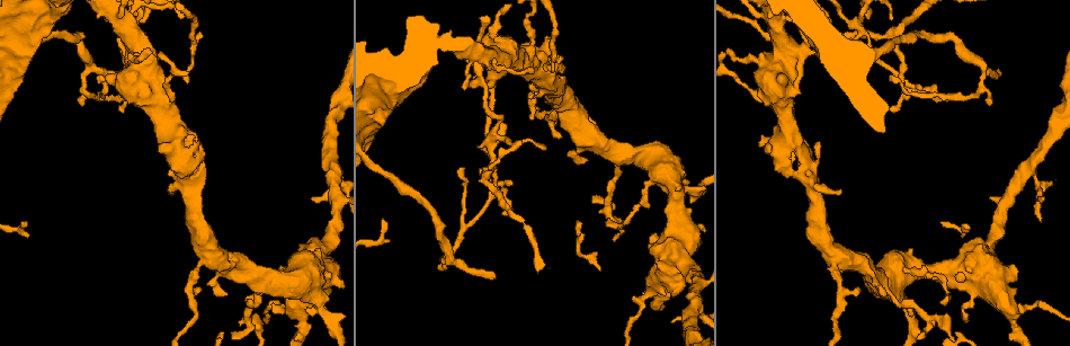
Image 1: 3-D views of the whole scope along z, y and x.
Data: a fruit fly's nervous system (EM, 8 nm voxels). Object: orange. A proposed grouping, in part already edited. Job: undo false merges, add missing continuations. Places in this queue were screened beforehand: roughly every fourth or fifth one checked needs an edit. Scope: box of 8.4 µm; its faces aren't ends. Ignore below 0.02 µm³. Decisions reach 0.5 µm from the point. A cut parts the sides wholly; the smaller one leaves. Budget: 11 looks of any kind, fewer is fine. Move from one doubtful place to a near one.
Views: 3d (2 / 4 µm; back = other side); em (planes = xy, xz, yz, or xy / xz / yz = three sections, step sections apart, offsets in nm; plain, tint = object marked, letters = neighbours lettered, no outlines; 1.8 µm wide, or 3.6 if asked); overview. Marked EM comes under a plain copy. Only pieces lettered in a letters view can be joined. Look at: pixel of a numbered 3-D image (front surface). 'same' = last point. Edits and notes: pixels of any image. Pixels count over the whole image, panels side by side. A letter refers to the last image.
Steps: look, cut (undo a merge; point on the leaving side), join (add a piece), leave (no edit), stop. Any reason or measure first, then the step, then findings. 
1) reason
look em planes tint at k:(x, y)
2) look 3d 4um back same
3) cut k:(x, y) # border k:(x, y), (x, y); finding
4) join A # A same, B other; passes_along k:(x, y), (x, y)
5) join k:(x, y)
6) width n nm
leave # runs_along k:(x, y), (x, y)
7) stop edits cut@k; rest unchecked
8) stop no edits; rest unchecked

a fork
look 3d 2um at 1:(859, 31)

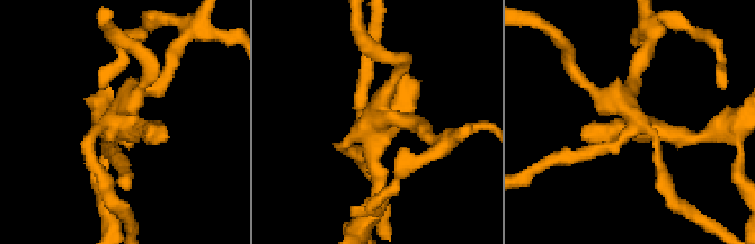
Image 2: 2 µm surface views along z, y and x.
look em 3.6um xz step 16 letters at 2:(632, 125)

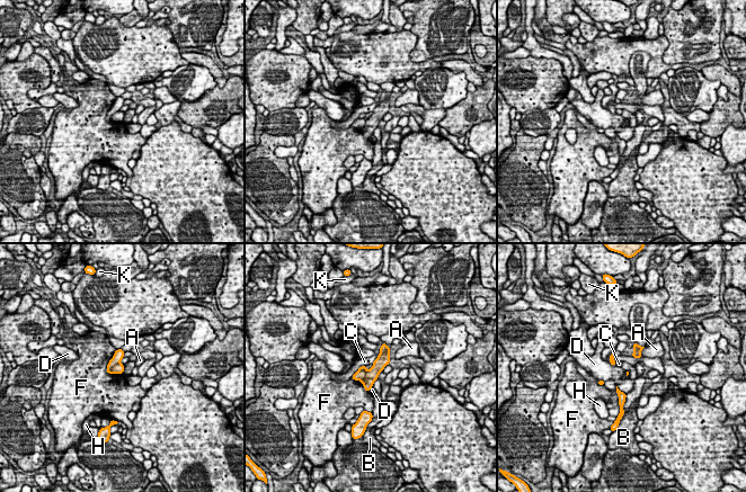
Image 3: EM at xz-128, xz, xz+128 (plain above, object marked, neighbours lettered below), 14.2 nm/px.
width 30 nm
cut 3:(118, 355) # A other, B other, C other, D other, F other, H other, K other; border 3:(118, 363), (109, 370); two neurons meet here

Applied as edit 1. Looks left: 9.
an open end
look em planes letters at 1:(762, 136)

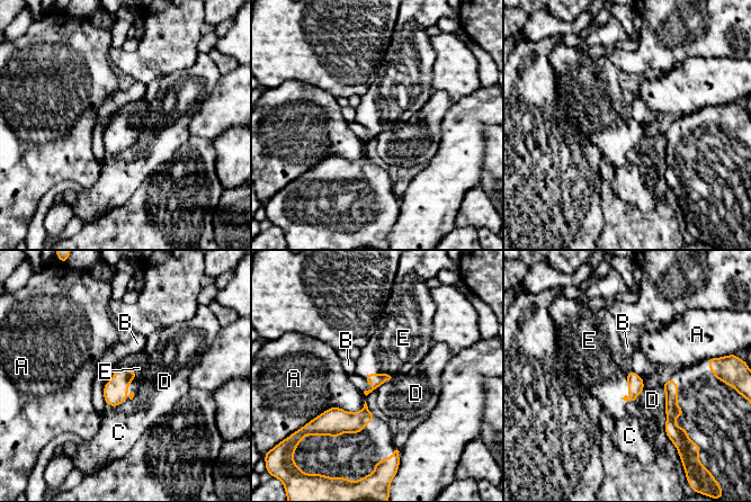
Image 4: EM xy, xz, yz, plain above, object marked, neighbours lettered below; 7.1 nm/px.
longest_contact A 420 nm
join E # A other, B other, C other, D other, E same; it goes on there

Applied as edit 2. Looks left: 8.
stop edits cut@3, join@4; rest unchecked

